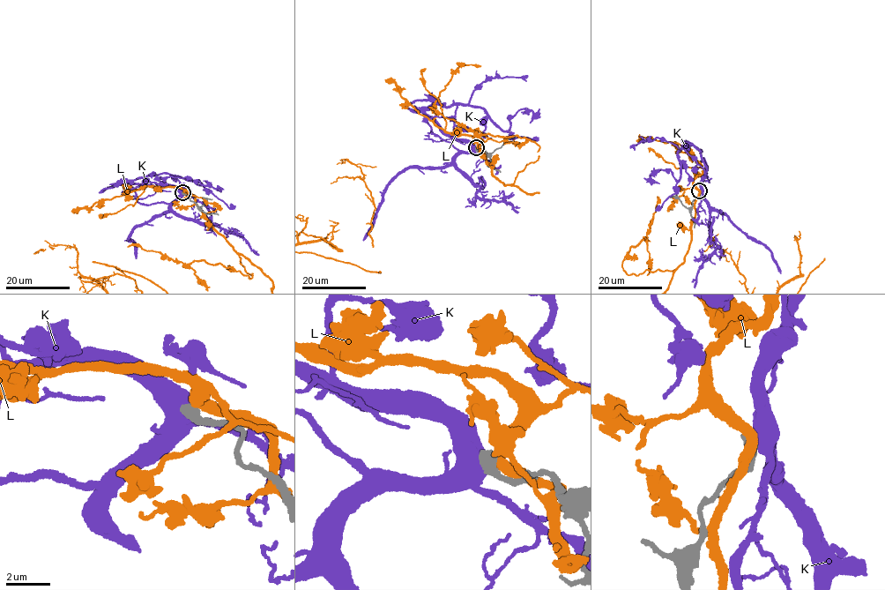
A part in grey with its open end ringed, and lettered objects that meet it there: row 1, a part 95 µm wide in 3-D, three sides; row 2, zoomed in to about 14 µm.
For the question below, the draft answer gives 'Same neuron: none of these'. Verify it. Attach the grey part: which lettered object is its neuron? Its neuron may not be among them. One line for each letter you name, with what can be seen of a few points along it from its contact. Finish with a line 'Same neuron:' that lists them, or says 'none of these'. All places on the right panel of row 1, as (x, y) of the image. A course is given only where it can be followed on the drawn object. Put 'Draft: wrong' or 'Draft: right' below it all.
Same neuron: none of these
Draft: right

